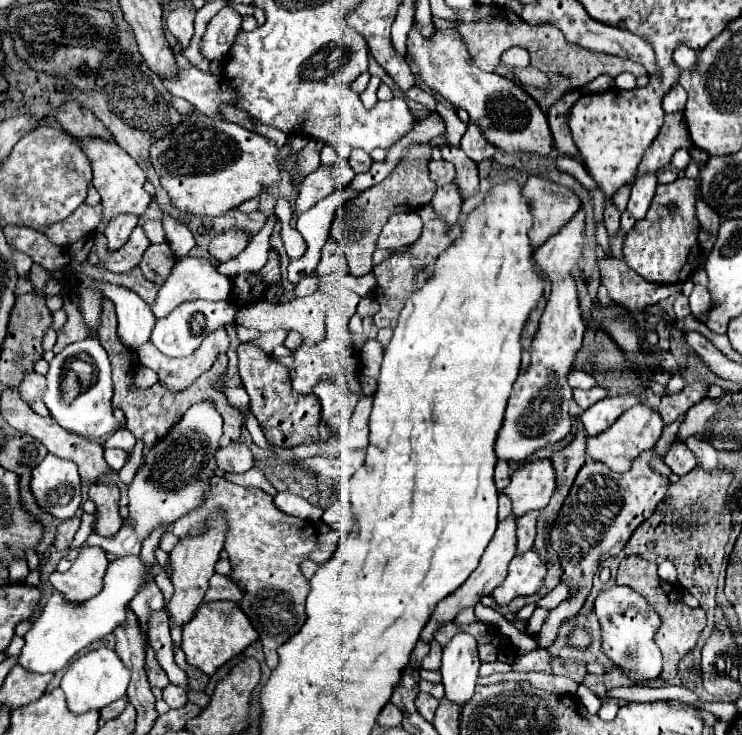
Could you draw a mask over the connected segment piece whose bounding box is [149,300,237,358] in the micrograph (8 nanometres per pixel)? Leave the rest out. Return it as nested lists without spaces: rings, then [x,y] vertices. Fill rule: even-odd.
[[[191,300],[185,302],[181,306],[177,306],[169,316],[165,316],[163,320],[159,320],[151,332],[151,342],[167,356],[189,356],[191,352],[195,352],[195,348],[201,344],[201,340],[215,328],[225,326],[229,322],[235,320],[237,308],[231,300],[225,302],[207,302],[207,300]]]

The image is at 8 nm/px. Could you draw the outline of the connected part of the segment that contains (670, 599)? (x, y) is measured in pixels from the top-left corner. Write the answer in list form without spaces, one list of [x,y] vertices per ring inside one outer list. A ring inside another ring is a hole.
[[[629,556],[629,558],[623,558],[619,562],[617,584],[619,586],[629,586],[635,592],[641,592],[647,598],[647,602],[659,612],[663,624],[661,624],[661,628],[659,628],[659,632],[655,636],[655,642],[659,644],[659,648],[663,652],[663,676],[661,676],[661,680],[665,680],[665,682],[671,680],[677,674],[679,660],[687,652],[691,652],[695,648],[697,640],[699,640],[699,634],[705,628],[705,612],[703,612],[703,608],[693,610],[687,604],[683,604],[679,600],[681,586],[671,586],[665,580],[661,580],[659,574],[657,574],[657,564],[649,562],[649,560],[643,560],[639,556]],[[679,648],[681,648],[681,658],[679,658]],[[685,648],[687,648],[687,652],[685,652]]]

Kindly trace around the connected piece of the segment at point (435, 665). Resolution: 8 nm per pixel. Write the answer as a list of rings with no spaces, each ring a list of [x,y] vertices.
[[[433,642],[431,652],[423,658],[421,666],[427,670],[439,670],[439,664],[441,664],[441,646],[437,642]]]

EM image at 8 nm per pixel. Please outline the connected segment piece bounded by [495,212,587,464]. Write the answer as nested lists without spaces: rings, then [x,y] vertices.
[[[577,212],[557,236],[551,236],[543,246],[535,250],[533,256],[535,262],[551,278],[551,294],[541,314],[539,328],[533,336],[533,344],[531,344],[533,352],[531,352],[529,368],[519,374],[519,380],[515,380],[513,392],[507,402],[503,424],[495,440],[497,460],[523,464],[539,448],[553,446],[565,440],[573,428],[573,418],[569,414],[569,402],[573,394],[567,382],[567,374],[575,370],[573,362],[581,348],[587,326],[581,320],[577,288],[575,288],[575,280],[571,280],[569,270],[573,268],[573,264],[581,260],[581,244],[585,240],[583,230],[585,230],[585,214]]]

